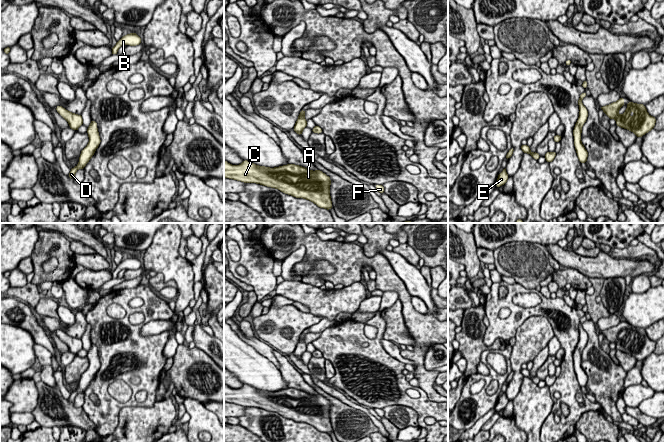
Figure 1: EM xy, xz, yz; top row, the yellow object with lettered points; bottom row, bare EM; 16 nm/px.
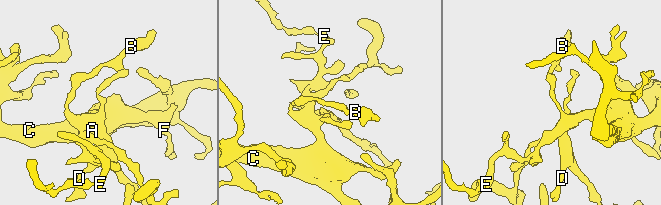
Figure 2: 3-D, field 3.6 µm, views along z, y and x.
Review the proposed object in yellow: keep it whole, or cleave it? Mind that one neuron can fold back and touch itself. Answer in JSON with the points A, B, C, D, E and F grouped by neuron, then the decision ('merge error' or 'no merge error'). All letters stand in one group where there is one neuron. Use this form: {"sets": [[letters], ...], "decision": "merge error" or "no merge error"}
{"sets": [["A", "B", "C", "D", "E", "F"]], "decision": "no merge error"}

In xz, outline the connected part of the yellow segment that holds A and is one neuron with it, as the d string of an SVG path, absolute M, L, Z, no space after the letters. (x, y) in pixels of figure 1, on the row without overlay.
M224 384L224 401L276 412L296 422L307 423L327 434L333 431L330 401L320 394L312 395L295 388L269 392L247 384L240 389L231 389Z

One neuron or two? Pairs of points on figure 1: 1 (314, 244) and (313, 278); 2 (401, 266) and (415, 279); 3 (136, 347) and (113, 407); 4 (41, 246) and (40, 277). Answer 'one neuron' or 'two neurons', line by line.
1: two neurons
2: one neuron
3: one neuron
4: one neuron

